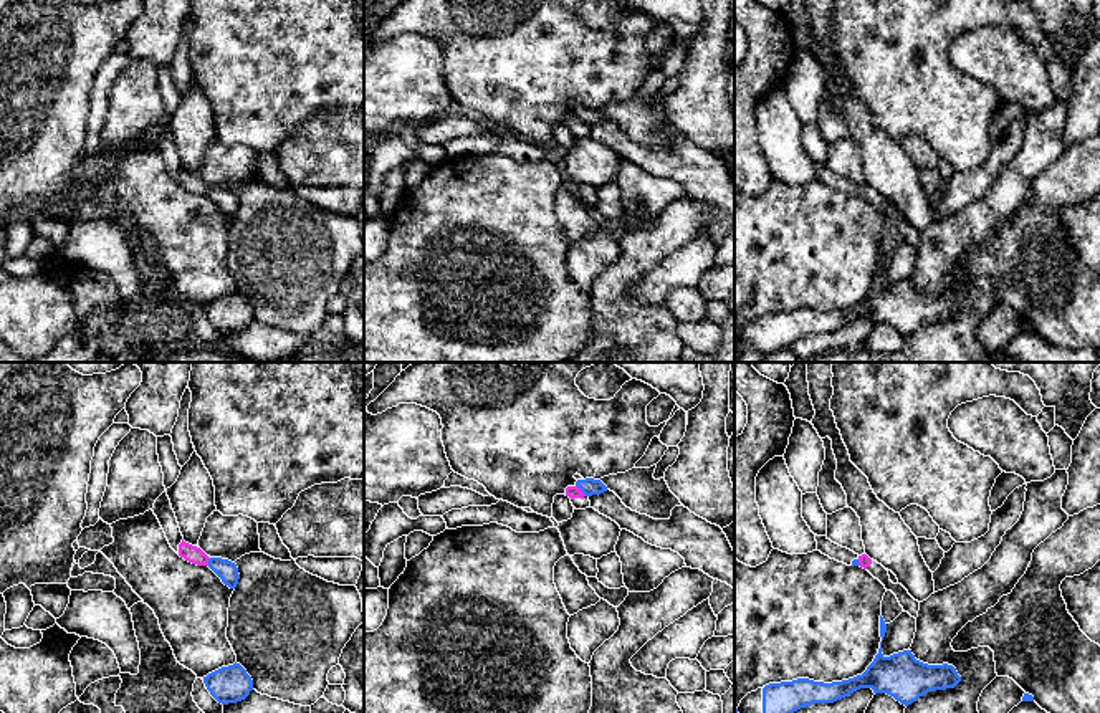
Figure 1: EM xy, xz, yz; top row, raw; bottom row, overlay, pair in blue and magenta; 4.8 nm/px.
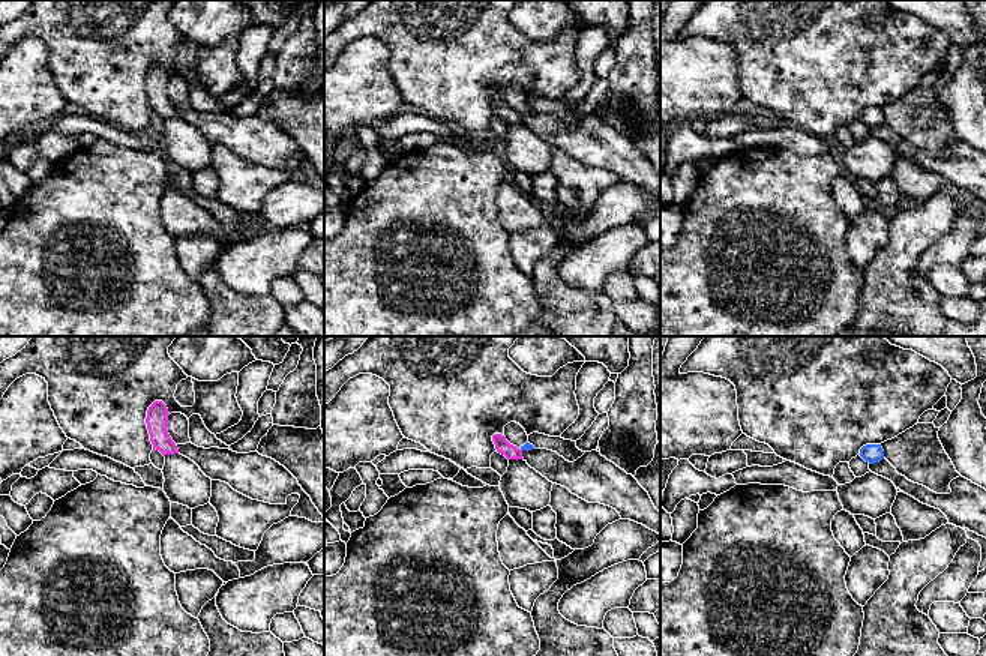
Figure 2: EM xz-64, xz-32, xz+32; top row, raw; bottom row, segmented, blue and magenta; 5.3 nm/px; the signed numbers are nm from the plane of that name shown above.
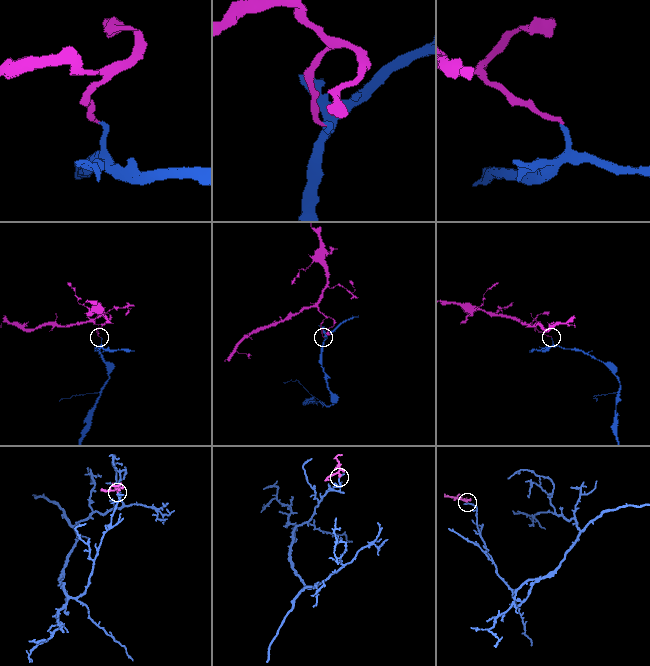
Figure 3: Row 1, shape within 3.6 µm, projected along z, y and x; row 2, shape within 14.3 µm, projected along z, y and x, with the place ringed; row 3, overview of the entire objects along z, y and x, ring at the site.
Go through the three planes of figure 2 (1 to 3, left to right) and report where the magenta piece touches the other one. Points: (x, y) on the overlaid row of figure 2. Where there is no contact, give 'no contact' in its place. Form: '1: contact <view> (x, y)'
1: no contact
2: no contact
3: no contact

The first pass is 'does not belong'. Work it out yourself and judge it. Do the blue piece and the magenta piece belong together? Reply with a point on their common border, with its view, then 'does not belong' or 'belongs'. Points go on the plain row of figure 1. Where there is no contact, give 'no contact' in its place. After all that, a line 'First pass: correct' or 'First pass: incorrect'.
meets blue in xz at (581, 119); does not belong
First pass: correct

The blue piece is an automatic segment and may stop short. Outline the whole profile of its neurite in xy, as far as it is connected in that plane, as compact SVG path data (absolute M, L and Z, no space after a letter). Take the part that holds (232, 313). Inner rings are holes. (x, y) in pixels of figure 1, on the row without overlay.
M240 293L222 296L207 306L203 313L210 324L222 334L245 329L253 319L253 309Z

